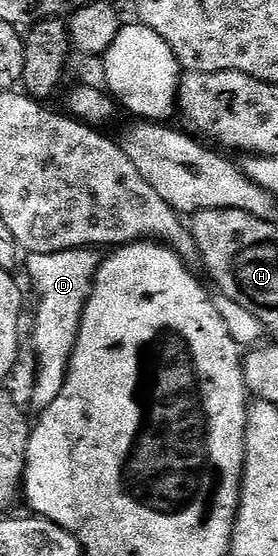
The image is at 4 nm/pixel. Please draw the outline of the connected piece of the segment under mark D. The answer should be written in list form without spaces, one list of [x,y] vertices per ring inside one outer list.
[[[93,249],[29,255],[29,275],[37,282],[37,316],[33,319],[33,351],[37,354],[37,376],[33,379],[34,412],[40,413],[63,393],[69,362],[81,324],[81,314],[93,288],[93,276],[102,256]]]

